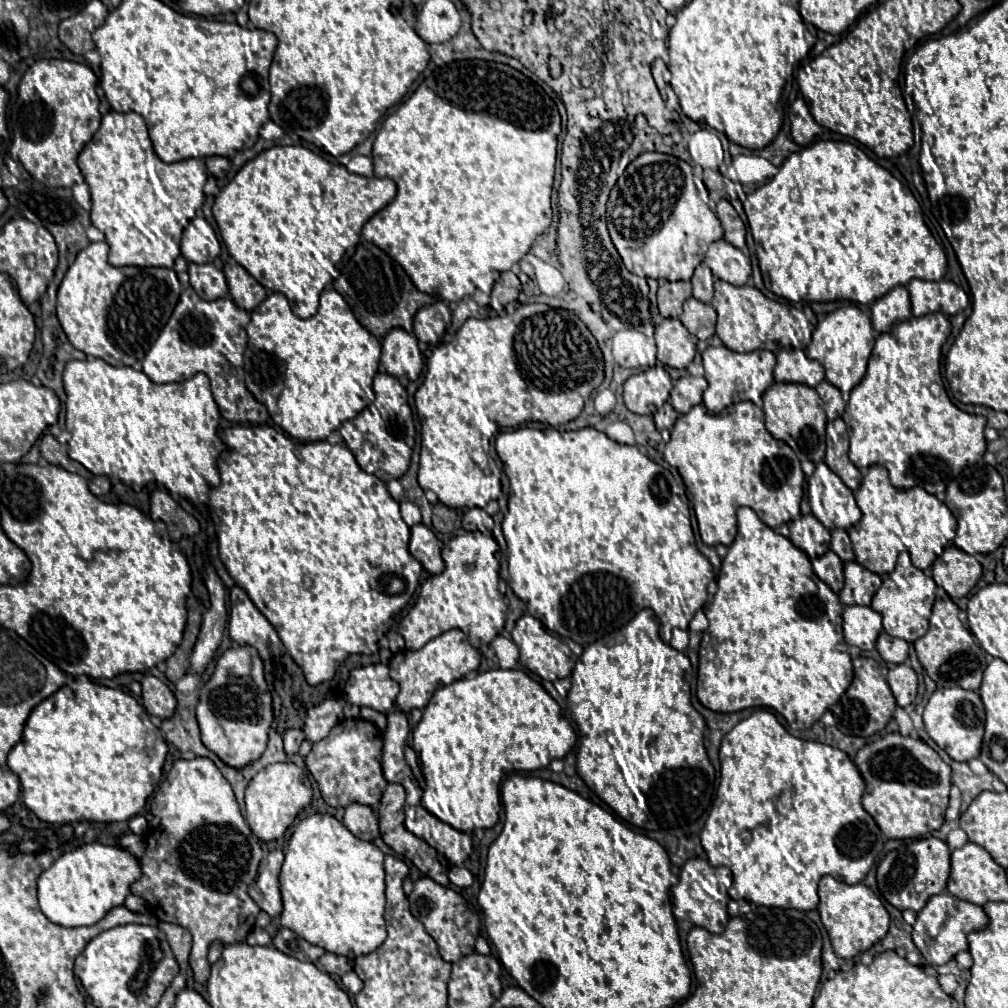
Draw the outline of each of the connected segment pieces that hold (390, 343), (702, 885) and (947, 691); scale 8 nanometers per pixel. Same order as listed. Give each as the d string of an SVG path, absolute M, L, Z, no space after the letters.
M393 328L383 340L381 364L387 374L399 380L417 380L423 368L417 338L403 328Z
M693 858L689 860L683 868L681 868L681 874L679 874L679 884L671 888L671 894L673 894L673 914L677 920L691 920L695 926L701 926L713 934L721 934L725 930L725 924L729 920L727 916L727 902L729 902L729 894L727 890L731 888L731 872L727 868L715 868L711 866L707 860L701 860L701 858Z
M941 688L935 690L929 698L923 722L927 734L935 740L937 746L941 746L953 760L957 762L969 762L979 756L981 752L981 740L985 732L985 708L981 702L979 692L963 690L963 688Z

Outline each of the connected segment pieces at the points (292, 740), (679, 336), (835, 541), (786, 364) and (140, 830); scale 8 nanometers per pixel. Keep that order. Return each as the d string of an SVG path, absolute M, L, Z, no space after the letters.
M289 728L289 730L283 734L285 752L287 752L287 754L297 754L297 752L299 752L299 746L301 746L303 740L305 740L303 730L299 730L299 728Z
M665 318L655 328L657 360L671 368L687 368L696 354L697 338L677 318Z
M833 530L831 532L831 550L843 560L843 562L853 562L855 560L855 554L853 554L853 548L851 548L851 540L847 536L845 530Z
M791 348L777 354L777 366L773 376L775 382L795 382L815 388L825 378L825 368L817 360L807 358L803 350Z
M136 815L128 822L129 830L135 834L144 834L148 830L148 822L142 815Z

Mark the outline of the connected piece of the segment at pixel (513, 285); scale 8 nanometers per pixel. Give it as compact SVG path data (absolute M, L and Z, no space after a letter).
M512 271L502 272L491 291L491 308L497 312L505 312L505 307L517 300L521 289L520 280Z

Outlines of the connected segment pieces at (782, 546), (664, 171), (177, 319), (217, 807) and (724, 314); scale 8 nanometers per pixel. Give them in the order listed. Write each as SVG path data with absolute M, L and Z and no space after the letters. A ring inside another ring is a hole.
M739 508L737 510L737 520L739 520L739 532L733 540L733 544L729 546L729 554L723 560L719 578L717 578L717 592L713 596L713 602L709 604L709 608L705 610L707 620L709 620L709 628L703 632L701 638L701 650L699 650L699 674L697 674L697 698L699 702L713 710L713 712L737 712L743 708L769 708L779 712L791 730L805 730L811 728L829 706L833 706L849 688L849 684L853 680L853 666L851 666L851 658L849 658L849 646L843 638L843 604L839 602L837 594L833 594L833 590L821 582L813 568L811 568L811 560L809 556L805 556L805 552L801 552L797 546L791 544L791 540L787 540L785 536L773 532L767 524L763 524L759 520L759 516L751 510L751 508Z
M643 152L627 166L611 190L607 226L629 272L669 282L689 280L701 264L709 244L723 238L721 224L713 210L721 199L726 199L721 194L724 184L720 184L718 190L708 190L702 181L701 166L697 164L693 170L691 167L669 154ZM703 201L707 201L708 206Z
M189 286L181 292L181 300L177 302L177 308L173 310L173 316L169 318L169 322L165 324L165 328L161 330L159 338L155 340L153 348L147 352L145 360L143 360L143 372L147 374L147 378L155 384L165 384L165 382L183 382L193 378L197 372L203 372L209 376L211 380L211 388L213 388L213 396L215 402L221 410L221 416L233 422L241 422L241 424L261 424L269 418L267 410L263 404L255 402L255 398L249 394L249 390L245 388L245 372L243 372L243 352L247 348L247 324L249 324L251 316L247 314L247 310L239 308L231 298L221 298L221 300L201 300L195 290Z
M209 758L177 760L153 796L149 808L153 816L161 818L161 824L147 838L147 852L139 858L143 876L131 886L131 892L141 896L161 922L177 924L191 932L193 950L189 956L189 966L193 970L195 982L205 984L211 972L207 962L209 946L213 942L221 942L223 946L243 942L255 928L255 918L261 910L251 900L247 888L255 880L257 866L263 858L261 840L247 826L229 782Z
M716 279L711 304L717 312L715 334L729 350L741 354L753 350L779 352L781 348L805 348L817 325L817 318L810 307L796 308L777 300L769 300L755 286L733 286Z

